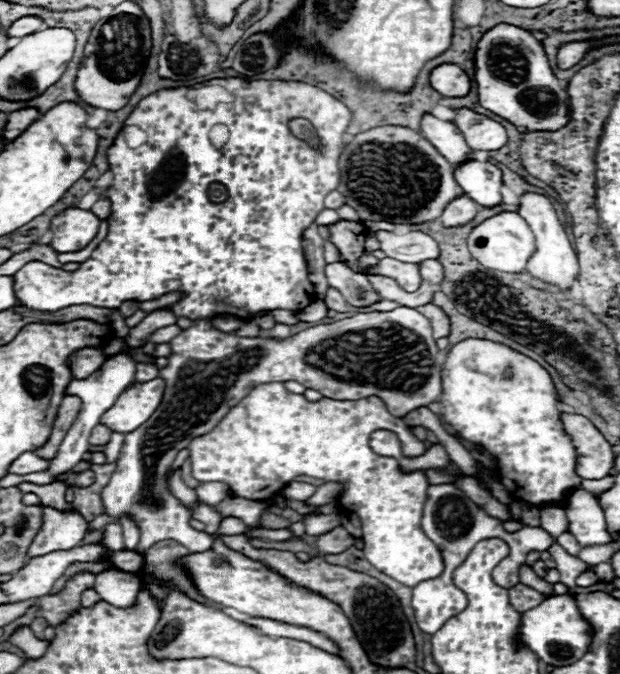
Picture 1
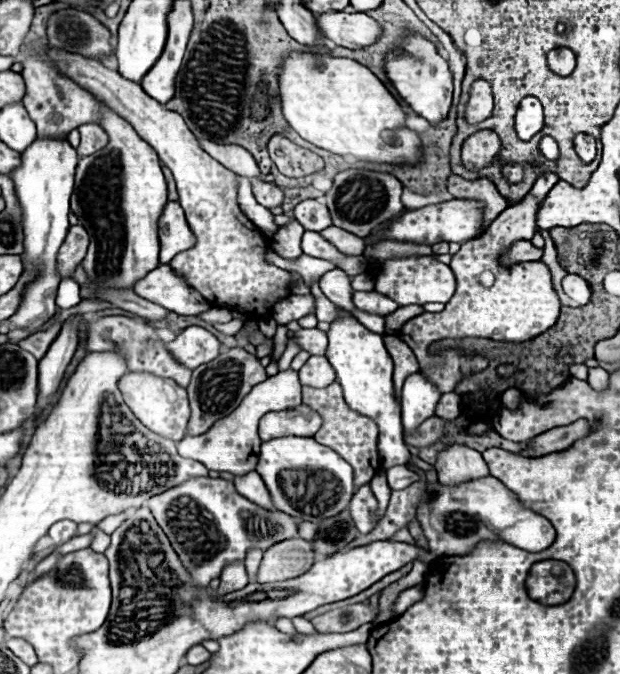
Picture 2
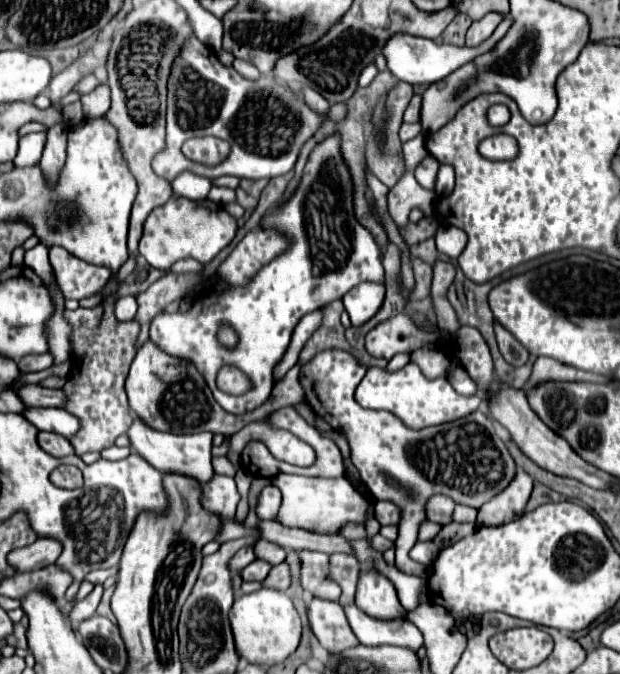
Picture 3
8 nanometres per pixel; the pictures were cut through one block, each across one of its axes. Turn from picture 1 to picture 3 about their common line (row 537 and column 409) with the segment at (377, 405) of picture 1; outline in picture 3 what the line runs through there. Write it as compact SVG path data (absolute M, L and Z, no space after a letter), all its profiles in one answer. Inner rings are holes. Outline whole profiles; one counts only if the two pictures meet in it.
M406 364L402 370L396 370L396 372L388 372L386 368L368 368L366 376L356 388L356 402L362 408L388 410L400 416L400 420L404 420L404 424L414 430L464 418L472 414L474 410L478 410L480 406L480 400L476 394L472 396L458 394L444 376L428 380L422 374L418 364Z

